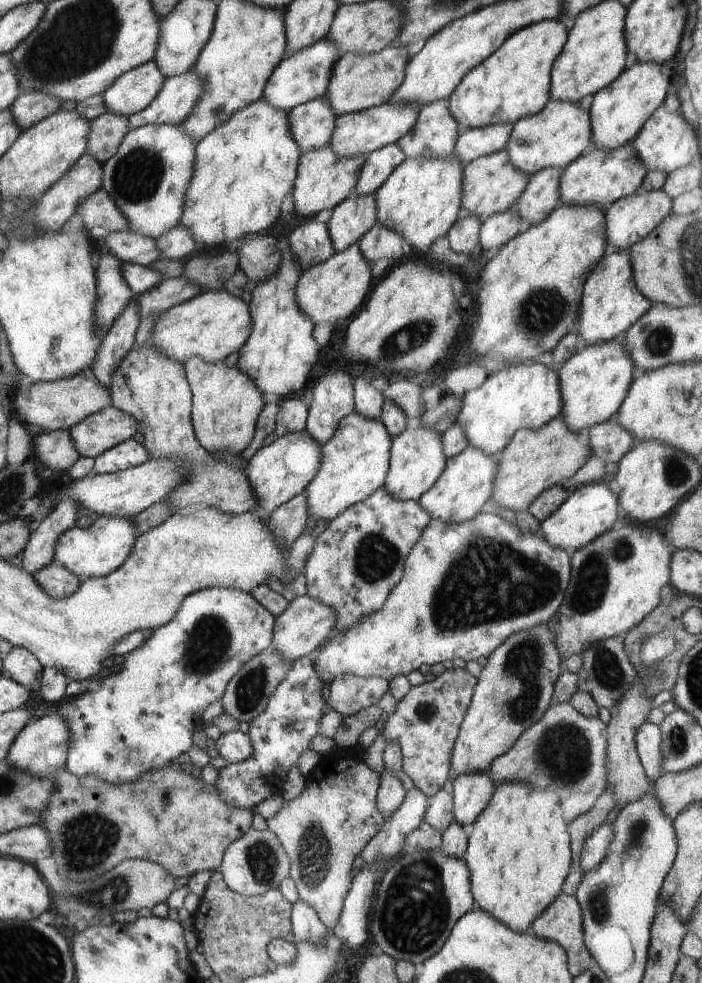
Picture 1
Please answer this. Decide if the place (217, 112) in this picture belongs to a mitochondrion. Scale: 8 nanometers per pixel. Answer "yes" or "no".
yes

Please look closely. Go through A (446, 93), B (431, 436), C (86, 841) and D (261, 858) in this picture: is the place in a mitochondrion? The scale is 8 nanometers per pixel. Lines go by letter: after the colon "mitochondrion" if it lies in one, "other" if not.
A: other
B: other
C: mitochondrion
D: mitochondrion

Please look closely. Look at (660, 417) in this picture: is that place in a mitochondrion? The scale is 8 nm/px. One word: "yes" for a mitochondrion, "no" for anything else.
no

